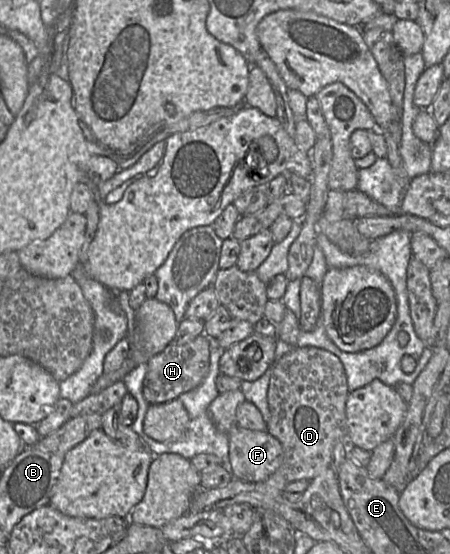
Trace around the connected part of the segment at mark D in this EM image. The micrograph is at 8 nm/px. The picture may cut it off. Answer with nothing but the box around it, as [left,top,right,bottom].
[264,347,349,494]

